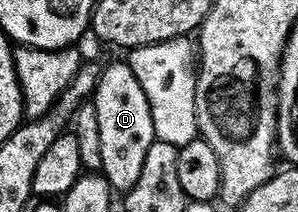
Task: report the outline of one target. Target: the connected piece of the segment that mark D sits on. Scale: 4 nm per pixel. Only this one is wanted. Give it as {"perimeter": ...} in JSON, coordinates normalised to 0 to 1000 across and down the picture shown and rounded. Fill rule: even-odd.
{"perimeter":[[[399,288],[336,330],[312,434],[312,481],[322,495],[336,632],[339,821],[359,849],[376,906],[423,910],[433,892],[446,892],[446,873],[460,873],[460,835],[473,835],[473,792],[487,764],[487,722],[500,722],[500,684],[513,684],[523,665],[513,533],[500,533],[500,476],[487,476],[487,420],[473,420],[473,382],[446,363],[436,307],[419,288]]]}

